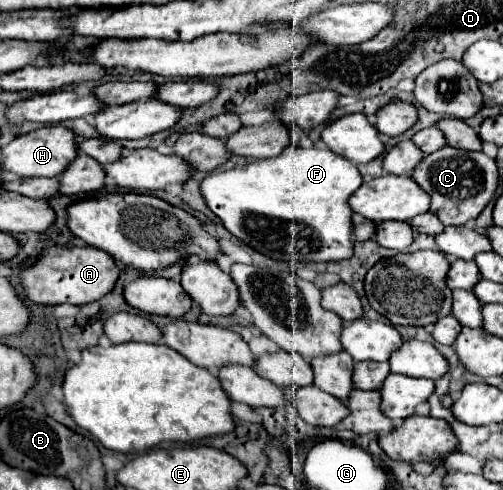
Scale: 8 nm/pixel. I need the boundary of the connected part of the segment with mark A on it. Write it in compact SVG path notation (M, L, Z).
M49 247L43 251L43 257L37 261L37 265L21 273L21 287L27 299L33 303L85 305L107 295L115 287L119 273L121 265L109 253L97 247Z

